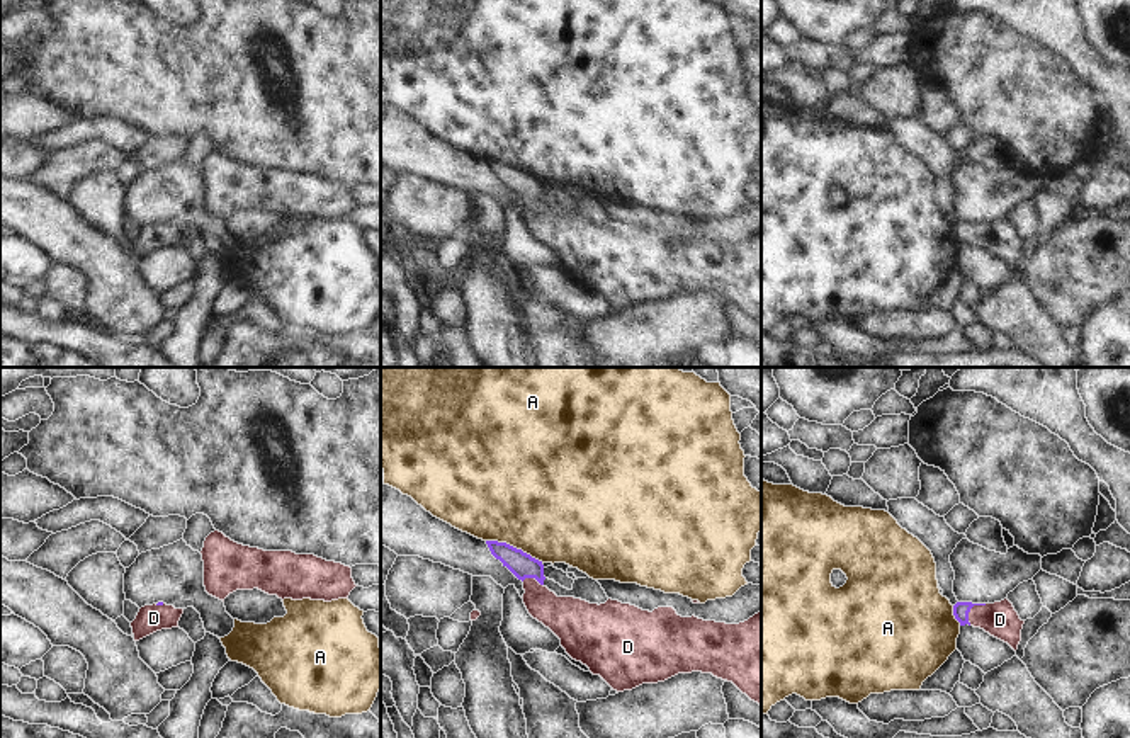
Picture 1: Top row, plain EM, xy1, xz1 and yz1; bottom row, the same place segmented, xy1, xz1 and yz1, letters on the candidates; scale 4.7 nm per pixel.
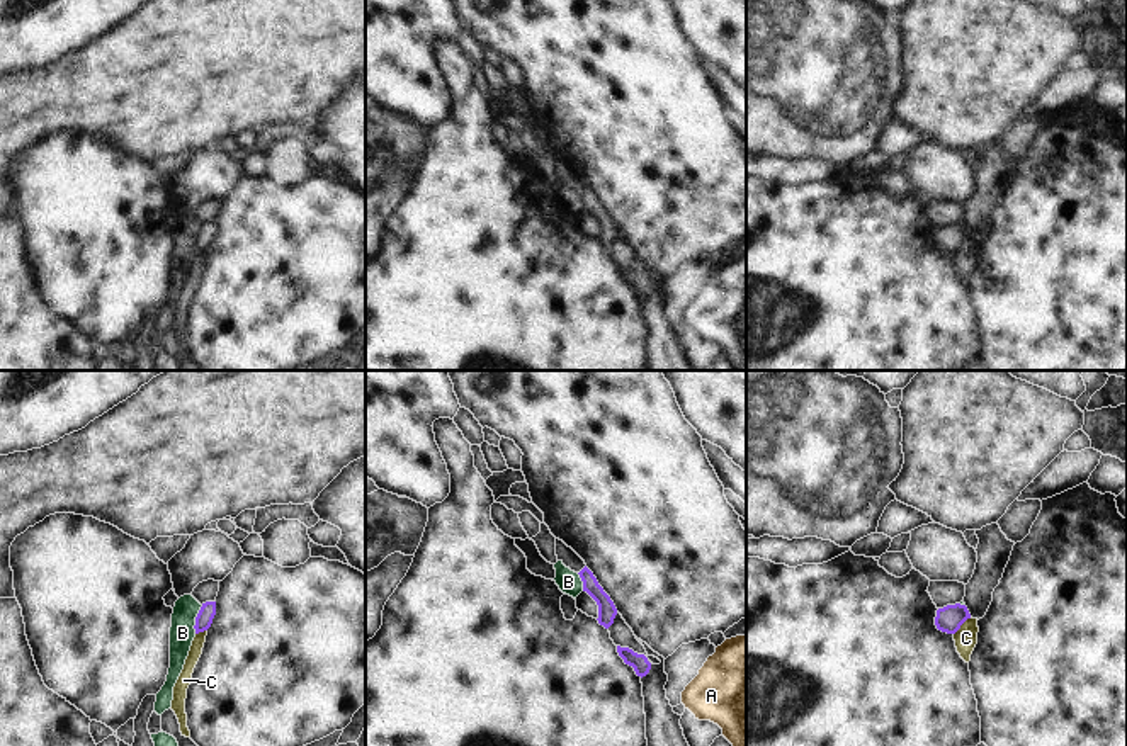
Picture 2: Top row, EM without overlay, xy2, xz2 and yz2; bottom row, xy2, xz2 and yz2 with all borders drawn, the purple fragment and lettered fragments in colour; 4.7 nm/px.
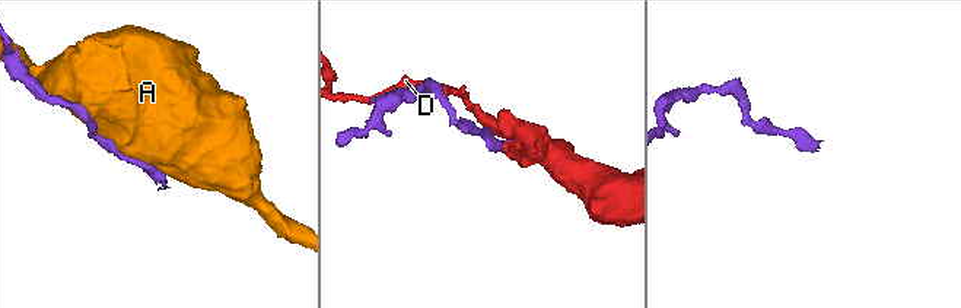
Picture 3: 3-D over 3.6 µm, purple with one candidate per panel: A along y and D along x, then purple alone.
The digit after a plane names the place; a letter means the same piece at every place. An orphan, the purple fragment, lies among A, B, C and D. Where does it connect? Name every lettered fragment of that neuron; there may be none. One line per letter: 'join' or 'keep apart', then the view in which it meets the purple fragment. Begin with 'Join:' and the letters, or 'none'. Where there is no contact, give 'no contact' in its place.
Join: D
A: keep apart | xz1
B: keep apart | xy2
C: keep apart | yz2
D: join | yz1

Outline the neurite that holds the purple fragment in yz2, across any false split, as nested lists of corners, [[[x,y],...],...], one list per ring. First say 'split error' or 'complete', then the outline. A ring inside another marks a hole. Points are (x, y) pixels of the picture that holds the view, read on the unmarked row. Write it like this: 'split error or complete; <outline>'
complete; [[[955,223],[937,229],[935,245],[938,250],[955,253],[971,238],[966,224]]]

